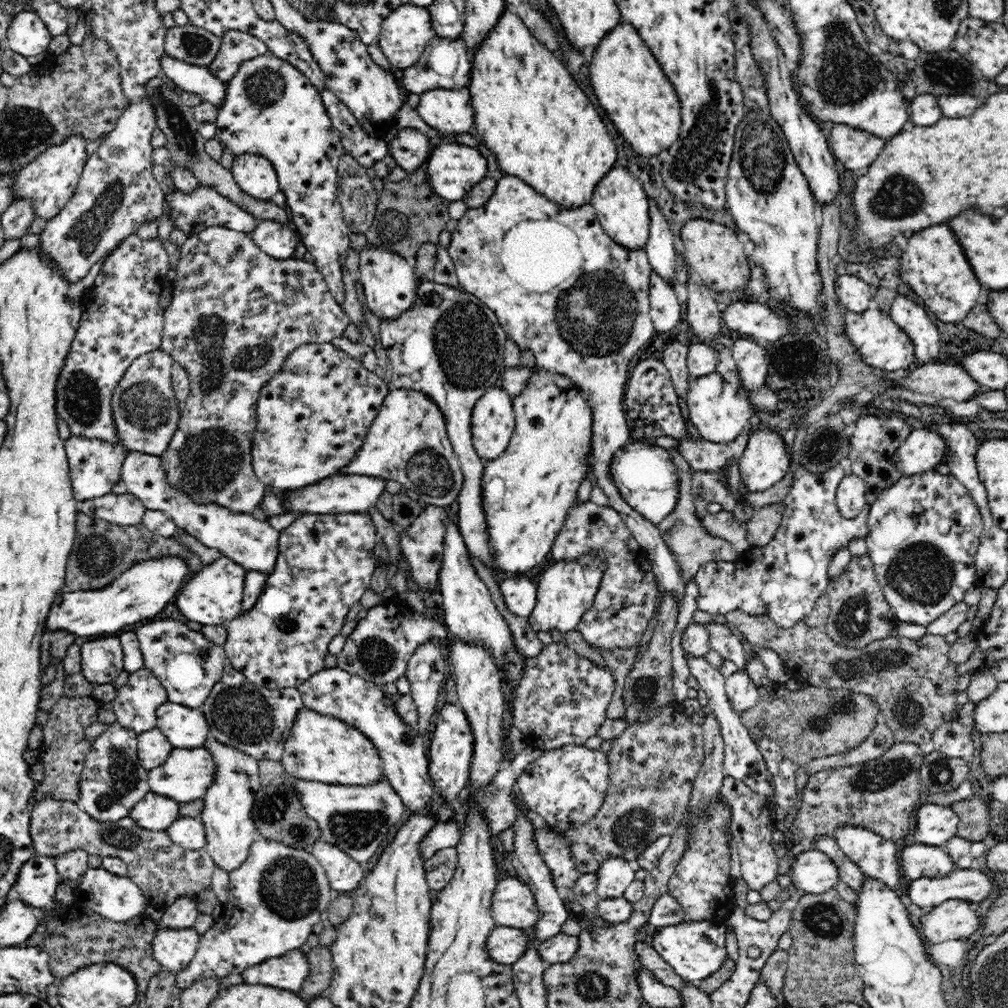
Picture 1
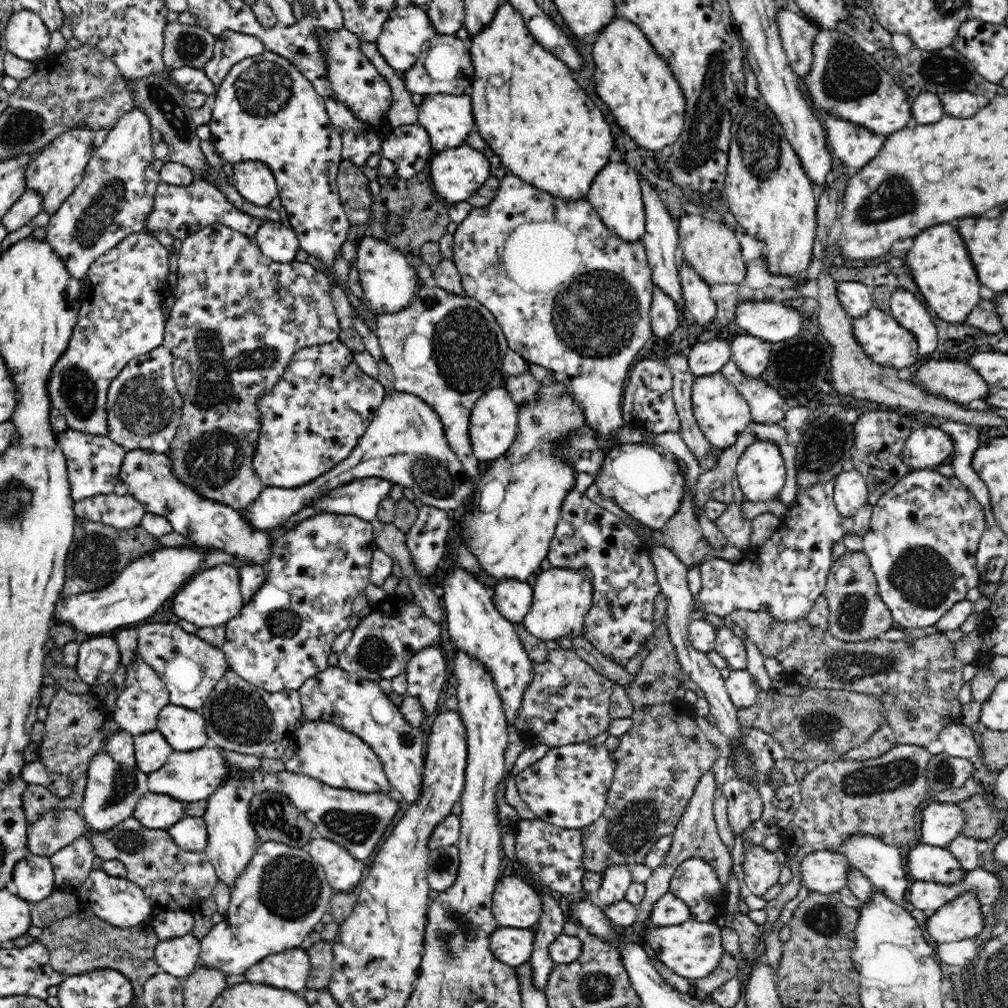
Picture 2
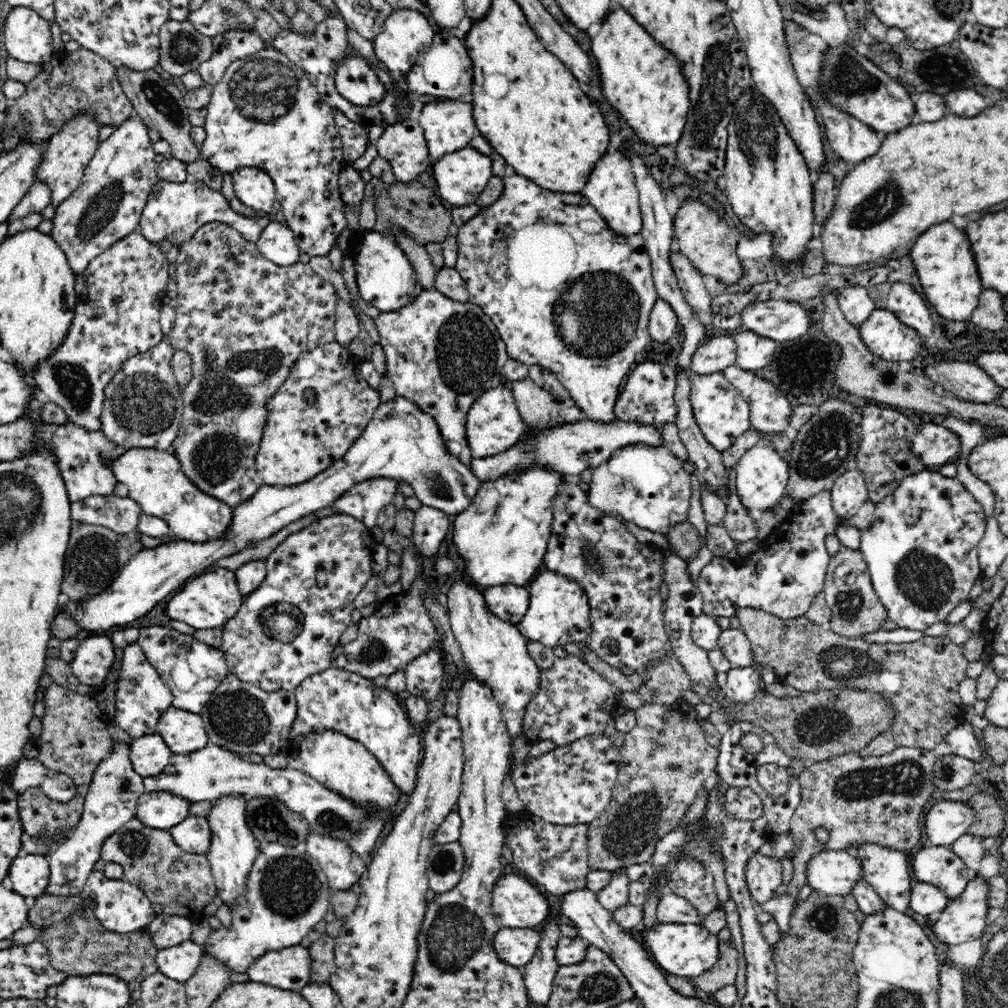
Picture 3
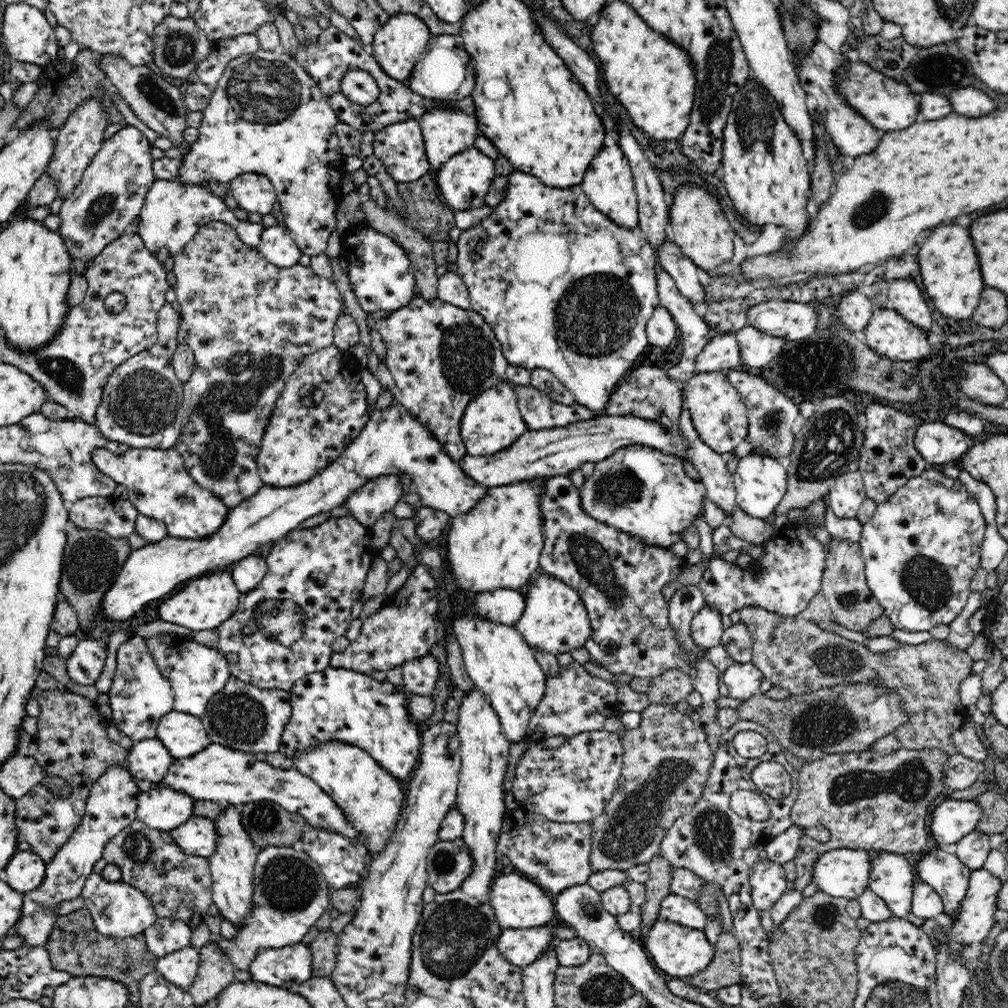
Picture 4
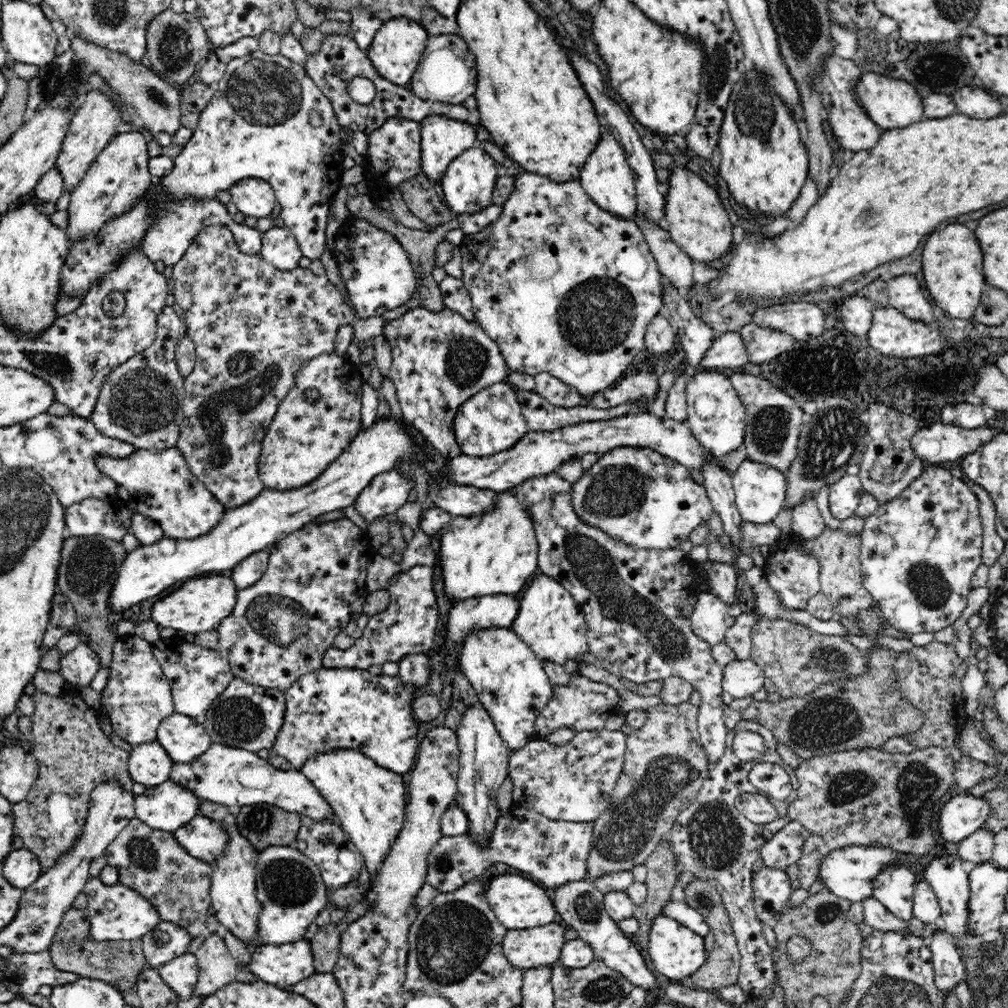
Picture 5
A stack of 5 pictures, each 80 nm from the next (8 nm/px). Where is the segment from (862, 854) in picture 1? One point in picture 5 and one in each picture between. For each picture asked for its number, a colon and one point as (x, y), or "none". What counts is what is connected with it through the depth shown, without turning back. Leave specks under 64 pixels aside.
2: (883, 865)
3: (888, 871)
4: (891, 878)
5: (894, 887)

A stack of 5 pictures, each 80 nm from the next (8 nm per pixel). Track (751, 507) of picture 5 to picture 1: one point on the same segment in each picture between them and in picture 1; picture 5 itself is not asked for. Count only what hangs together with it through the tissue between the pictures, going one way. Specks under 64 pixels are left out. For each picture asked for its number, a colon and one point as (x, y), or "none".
1: (764, 463)
2: (761, 473)
3: (761, 477)
4: (760, 482)

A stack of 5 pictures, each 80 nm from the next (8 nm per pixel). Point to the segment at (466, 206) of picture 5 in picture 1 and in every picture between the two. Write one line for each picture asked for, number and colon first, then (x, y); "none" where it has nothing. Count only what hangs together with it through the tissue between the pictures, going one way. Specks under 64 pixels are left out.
1: (453, 168)
2: (457, 173)
3: (461, 176)
4: (464, 180)

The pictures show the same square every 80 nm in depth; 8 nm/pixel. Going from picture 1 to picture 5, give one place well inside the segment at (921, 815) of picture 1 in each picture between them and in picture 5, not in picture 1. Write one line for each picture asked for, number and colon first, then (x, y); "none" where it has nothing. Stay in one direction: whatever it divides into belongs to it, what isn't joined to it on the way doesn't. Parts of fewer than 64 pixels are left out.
2: (942, 822)
3: (947, 820)
4: (952, 819)
5: (964, 813)

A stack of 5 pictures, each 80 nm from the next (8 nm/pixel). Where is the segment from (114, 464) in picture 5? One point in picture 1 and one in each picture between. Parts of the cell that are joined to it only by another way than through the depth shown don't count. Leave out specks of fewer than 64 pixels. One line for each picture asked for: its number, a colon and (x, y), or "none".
1: (249, 542)
2: (150, 478)
3: (155, 480)
4: (160, 487)

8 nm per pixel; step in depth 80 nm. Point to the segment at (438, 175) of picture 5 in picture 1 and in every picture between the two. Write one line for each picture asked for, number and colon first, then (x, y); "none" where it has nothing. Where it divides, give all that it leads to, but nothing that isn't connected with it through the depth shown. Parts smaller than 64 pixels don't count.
1: (450, 112)
2: (448, 119)
3: (449, 125)
4: (446, 133)

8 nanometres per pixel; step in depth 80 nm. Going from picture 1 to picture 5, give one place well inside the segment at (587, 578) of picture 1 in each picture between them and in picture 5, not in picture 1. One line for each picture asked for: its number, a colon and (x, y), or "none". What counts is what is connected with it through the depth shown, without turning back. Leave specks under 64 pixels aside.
2: (562, 598)
3: (558, 612)
4: (554, 619)
5: (549, 620)

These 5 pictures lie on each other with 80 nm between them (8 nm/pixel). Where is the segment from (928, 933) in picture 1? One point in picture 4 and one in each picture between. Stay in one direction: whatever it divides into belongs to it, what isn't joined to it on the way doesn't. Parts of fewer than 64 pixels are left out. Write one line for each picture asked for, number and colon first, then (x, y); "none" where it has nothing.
2: (961, 918)
3: (964, 919)
4: (976, 915)

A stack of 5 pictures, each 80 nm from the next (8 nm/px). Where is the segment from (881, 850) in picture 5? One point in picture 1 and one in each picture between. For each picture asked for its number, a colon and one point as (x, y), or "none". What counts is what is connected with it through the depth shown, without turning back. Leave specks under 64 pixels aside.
1: (814, 872)
2: (826, 872)
3: (831, 873)
4: (844, 873)

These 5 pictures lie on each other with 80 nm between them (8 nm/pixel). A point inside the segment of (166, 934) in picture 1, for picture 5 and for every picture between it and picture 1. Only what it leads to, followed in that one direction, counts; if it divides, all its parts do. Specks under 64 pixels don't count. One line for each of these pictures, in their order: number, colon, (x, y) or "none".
2: (178, 957)
3: (180, 962)
4: (180, 968)
5: (181, 975)

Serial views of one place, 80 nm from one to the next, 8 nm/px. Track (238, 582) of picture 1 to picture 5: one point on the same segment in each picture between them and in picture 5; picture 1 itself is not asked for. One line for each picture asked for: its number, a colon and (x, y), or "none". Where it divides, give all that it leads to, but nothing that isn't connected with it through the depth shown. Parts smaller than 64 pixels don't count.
2: (212, 597)
3: (205, 602)
4: (202, 603)
5: (199, 604)

